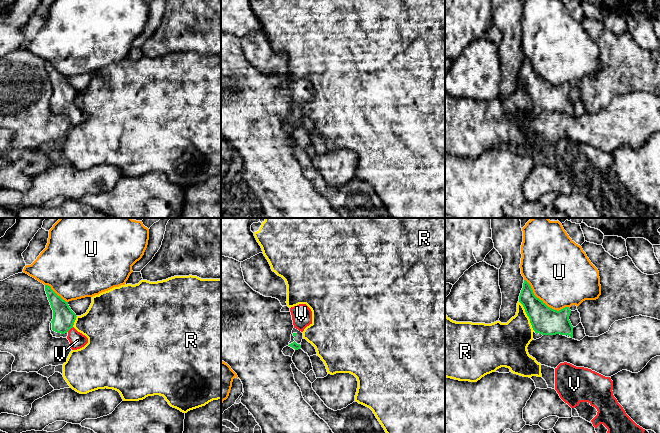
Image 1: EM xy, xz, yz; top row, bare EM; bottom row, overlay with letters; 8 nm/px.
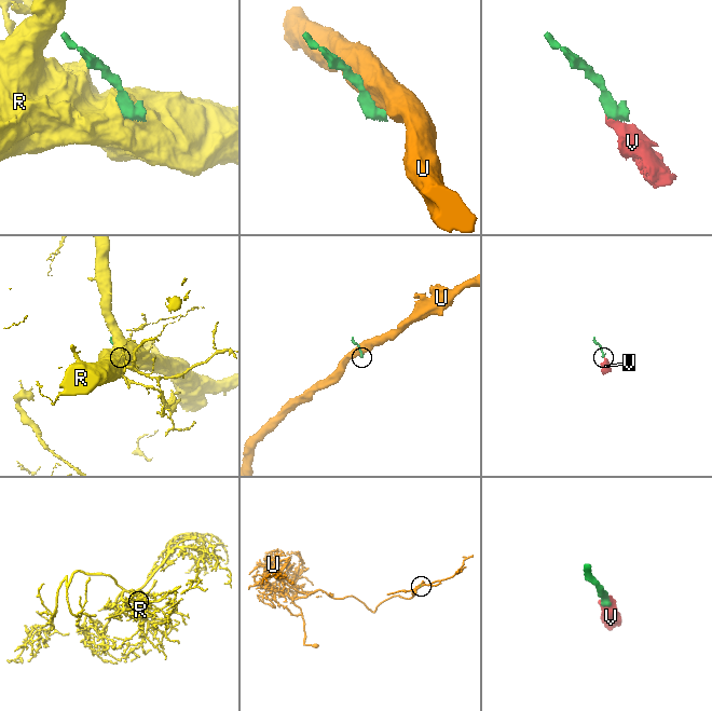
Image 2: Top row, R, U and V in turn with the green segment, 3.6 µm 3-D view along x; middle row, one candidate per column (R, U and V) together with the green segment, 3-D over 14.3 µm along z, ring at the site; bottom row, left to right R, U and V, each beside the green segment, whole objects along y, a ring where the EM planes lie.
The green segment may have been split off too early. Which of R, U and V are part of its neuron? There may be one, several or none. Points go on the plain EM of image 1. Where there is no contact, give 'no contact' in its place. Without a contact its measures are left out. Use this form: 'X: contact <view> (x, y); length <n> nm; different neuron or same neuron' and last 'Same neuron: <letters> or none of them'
R: contact yz (527, 91); length 280 nm; different neuron
U: contact yz (544, 79); length 440 nm; different neuron
V: contact xy (70, 104); length 70 nm; same neuron
Same neuron: V

